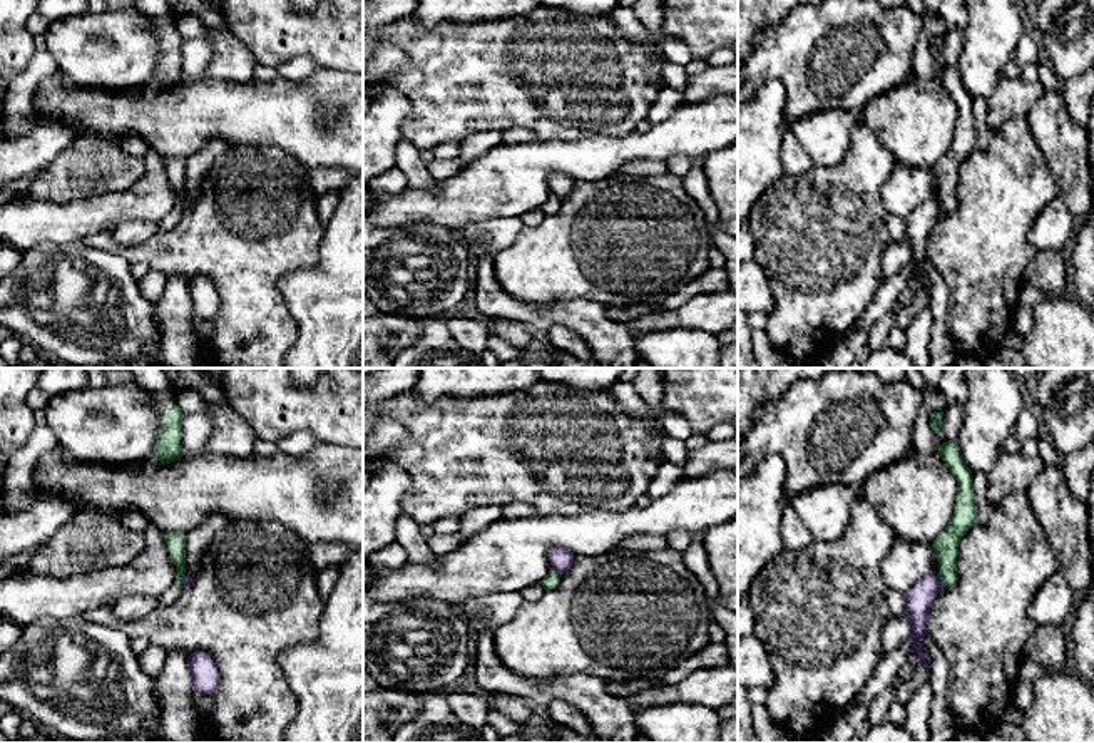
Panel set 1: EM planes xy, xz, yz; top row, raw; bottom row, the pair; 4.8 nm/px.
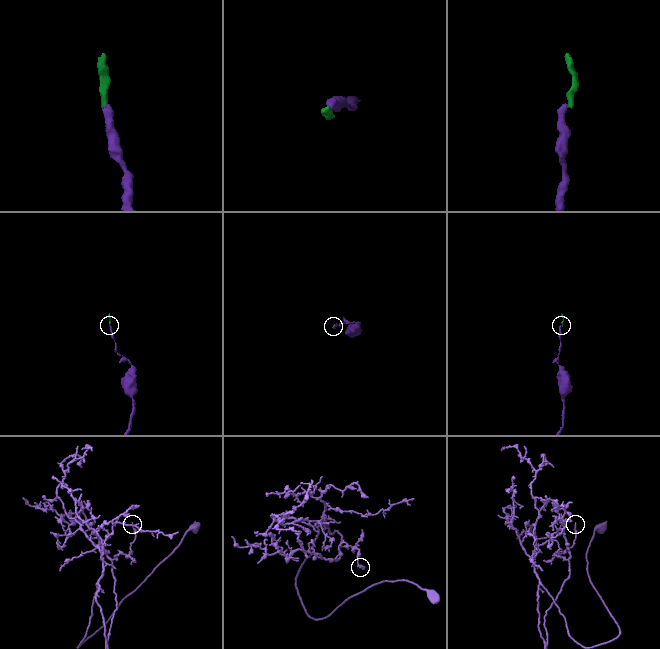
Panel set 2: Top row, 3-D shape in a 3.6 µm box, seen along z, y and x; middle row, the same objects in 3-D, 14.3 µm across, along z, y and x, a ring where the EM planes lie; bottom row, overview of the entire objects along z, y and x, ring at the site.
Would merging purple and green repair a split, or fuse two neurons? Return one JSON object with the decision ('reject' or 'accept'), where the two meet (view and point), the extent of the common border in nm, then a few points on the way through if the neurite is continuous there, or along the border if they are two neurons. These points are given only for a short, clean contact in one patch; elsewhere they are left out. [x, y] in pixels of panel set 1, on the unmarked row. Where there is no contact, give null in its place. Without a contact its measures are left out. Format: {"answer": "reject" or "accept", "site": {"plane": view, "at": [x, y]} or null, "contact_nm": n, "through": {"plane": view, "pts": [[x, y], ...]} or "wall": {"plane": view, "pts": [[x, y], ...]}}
{"answer": "reject", "site": {"plane": "yz", "at": [939, 206]}, "contact_nm": 70, "wall": {"plane": "yz", "pts": [[937, 199], [940, 213]]}}

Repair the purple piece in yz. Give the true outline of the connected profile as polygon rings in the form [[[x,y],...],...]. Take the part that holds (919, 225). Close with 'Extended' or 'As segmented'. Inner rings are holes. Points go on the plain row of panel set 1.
[[[930,199],[922,202],[907,219],[905,219],[905,233],[907,243],[912,251],[912,258],[908,266],[912,268],[912,276],[920,283],[918,291],[925,291],[928,296],[928,290],[922,274],[920,266],[930,258],[928,256],[928,243],[930,233],[938,219],[940,202],[938,199]]]. As segmented

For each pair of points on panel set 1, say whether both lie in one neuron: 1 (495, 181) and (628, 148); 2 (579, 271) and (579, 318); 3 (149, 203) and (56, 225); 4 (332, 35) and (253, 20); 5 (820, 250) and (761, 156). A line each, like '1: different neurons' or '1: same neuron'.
1: same neuron
2: different neurons
3: same neuron
4: same neuron
5: different neurons

